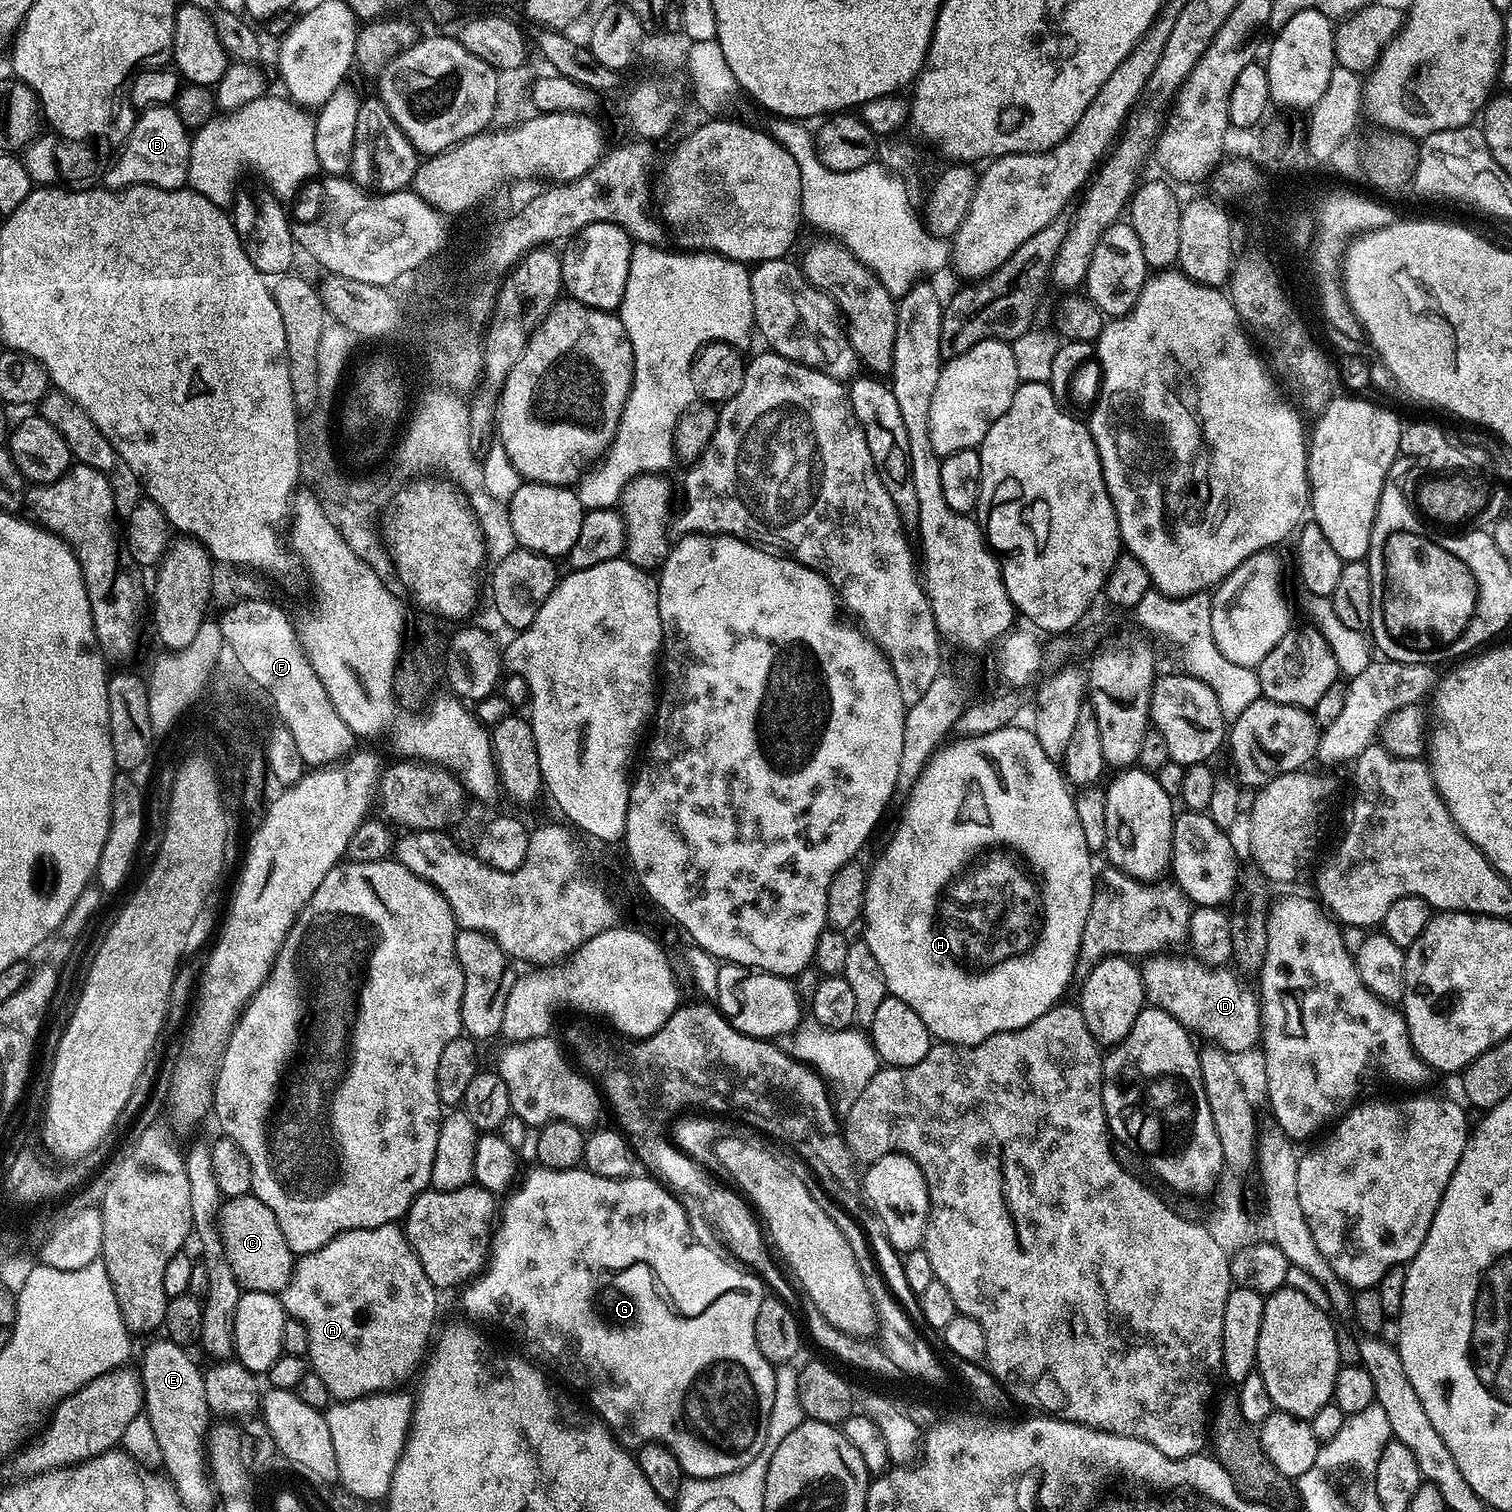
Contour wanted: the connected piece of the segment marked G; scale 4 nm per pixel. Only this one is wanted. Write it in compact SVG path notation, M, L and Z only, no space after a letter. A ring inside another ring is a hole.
M539 1166L533 1167L533 1169L533 1172L530 1173L524 1181L522 1181L523 1179L519 1181L519 1184L521 1183L520 1188L513 1187L511 1191L503 1197L505 1200L502 1200L502 1207L498 1212L498 1223L495 1225L494 1231L490 1236L490 1251L486 1257L486 1267L483 1269L482 1274L477 1275L475 1279L463 1289L463 1291L465 1290L465 1314L472 1320L485 1320L488 1324L497 1324L502 1331L509 1332L512 1336L524 1335L525 1353L523 1352L523 1355L531 1358L533 1361L539 1362L549 1373L557 1372L566 1383L573 1384L576 1388L584 1388L585 1394L588 1395L589 1402L592 1403L592 1405L590 1405L591 1411L599 1416L600 1419L611 1428L613 1436L621 1441L625 1448L629 1450L639 1450L646 1442L650 1444L661 1444L670 1450L670 1454L674 1454L674 1458L678 1460L678 1466L682 1466L685 1477L693 1480L718 1478L719 1476L725 1476L731 1472L742 1470L742 1466L752 1464L754 1458L761 1452L762 1446L766 1446L766 1434L768 1433L768 1427L770 1426L770 1410L774 1407L774 1378L776 1377L776 1368L766 1357L764 1357L762 1350L758 1350L756 1335L754 1334L754 1322L758 1318L758 1306L762 1306L762 1302L766 1295L766 1289L764 1289L764 1286L766 1286L765 1281L751 1271L745 1270L739 1263L733 1262L727 1255L721 1254L722 1256L719 1256L714 1249L707 1248L706 1245L699 1244L698 1241L692 1240L691 1234L688 1233L688 1216L684 1213L683 1206L675 1200L674 1197L676 1196L673 1195L659 1179L650 1178L654 1180L647 1180L646 1177L639 1176L639 1174L633 1174L623 1178L618 1176L599 1176L593 1172L584 1171L583 1167L580 1166L567 1168L566 1170L541 1168Z

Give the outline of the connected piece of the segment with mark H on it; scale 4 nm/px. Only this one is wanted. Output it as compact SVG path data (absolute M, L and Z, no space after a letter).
M1005 726L994 730L990 734L982 734L981 736L965 736L956 738L953 744L941 747L932 755L931 759L921 770L921 774L916 779L910 793L907 795L908 806L904 810L904 817L900 820L900 825L896 828L896 833L889 840L888 845L884 848L884 853L877 860L876 865L871 865L868 874L868 889L866 890L866 898L864 899L864 915L862 924L865 924L862 938L870 946L870 950L874 953L874 959L878 961L878 966L882 969L882 978L886 978L886 986L888 987L888 995L896 996L902 1002L906 1002L906 1006L910 1006L910 1010L914 1010L914 1014L918 1014L918 1018L922 1018L922 1022L926 1026L926 1030L937 1041L946 1044L977 1044L986 1038L990 1038L996 1032L1012 1032L1015 1028L1026 1026L1030 1022L1034 1022L1034 1018L1038 1018L1042 1014L1046 1014L1046 1010L1050 1010L1055 1004L1061 1003L1064 991L1068 988L1068 983L1073 983L1076 975L1076 960L1080 956L1080 943L1082 942L1082 930L1086 930L1086 914L1090 914L1090 902L1092 895L1098 887L1098 876L1094 871L1092 873L1092 860L1094 854L1086 846L1086 837L1082 835L1082 825L1078 822L1078 810L1073 793L1070 791L1070 785L1064 778L1061 765L1050 759L1046 754L1046 750L1042 750L1042 746L1038 742L1036 733L1024 728L1012 728L1016 726Z

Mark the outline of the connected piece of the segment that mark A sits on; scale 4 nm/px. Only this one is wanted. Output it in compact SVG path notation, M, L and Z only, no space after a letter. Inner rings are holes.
M395 1223L343 1232L330 1242L326 1242L326 1246L307 1253L306 1260L308 1260L308 1296L304 1296L304 1284L300 1281L300 1276L294 1274L288 1285L284 1287L282 1303L285 1313L291 1319L301 1320L306 1326L308 1331L308 1355L306 1359L311 1371L316 1372L318 1378L322 1378L322 1382L326 1382L329 1397L336 1402L357 1400L363 1396L371 1396L374 1392L390 1390L399 1385L396 1383L402 1381L413 1370L420 1358L422 1360L425 1357L426 1349L429 1347L428 1339L432 1336L432 1323L436 1320L436 1296L438 1296L438 1289L430 1282L430 1278L426 1278L426 1270L422 1270L422 1264L418 1262L418 1254L414 1254L410 1242L404 1237L403 1227L399 1223Z

